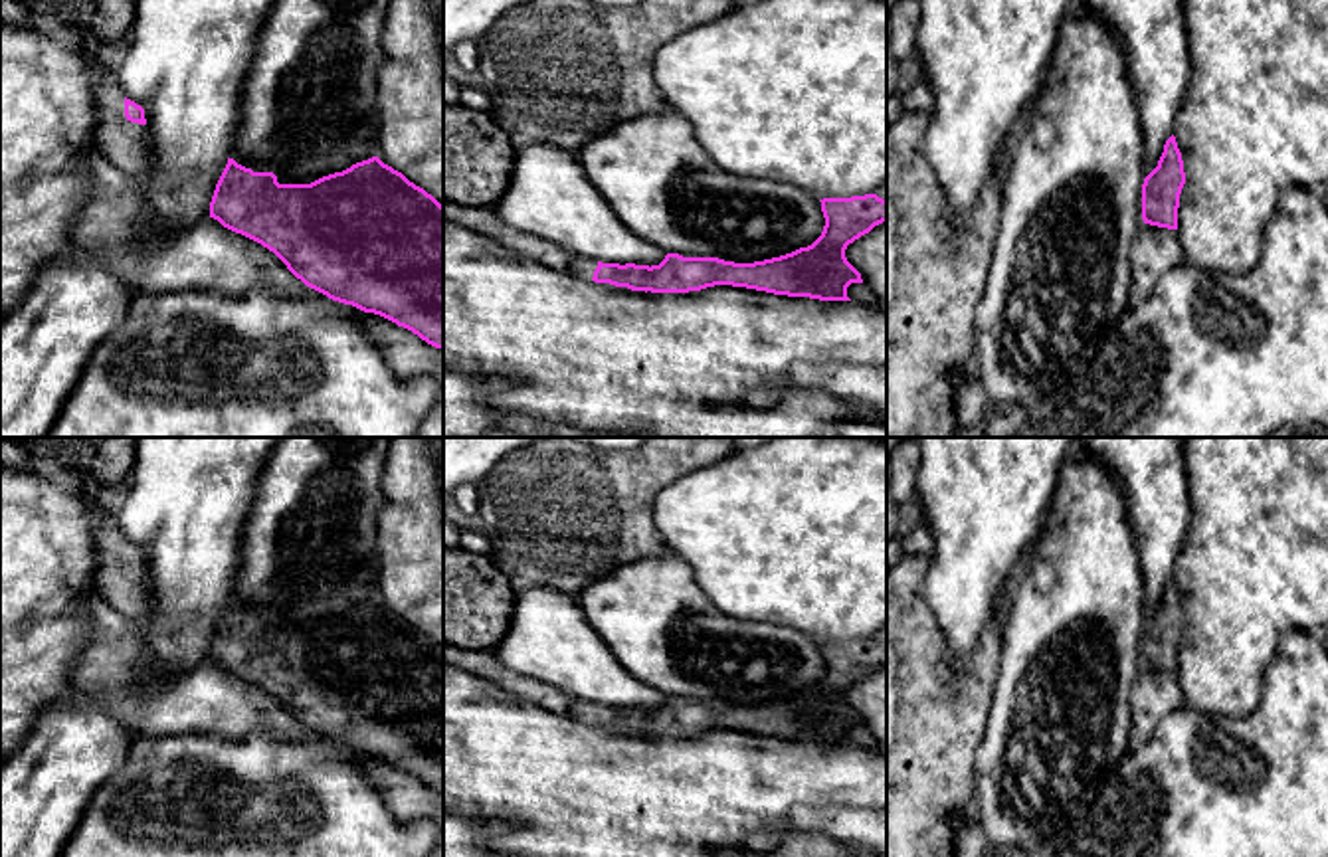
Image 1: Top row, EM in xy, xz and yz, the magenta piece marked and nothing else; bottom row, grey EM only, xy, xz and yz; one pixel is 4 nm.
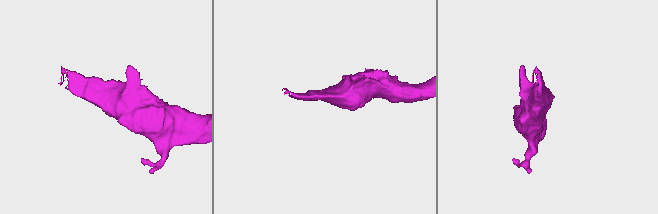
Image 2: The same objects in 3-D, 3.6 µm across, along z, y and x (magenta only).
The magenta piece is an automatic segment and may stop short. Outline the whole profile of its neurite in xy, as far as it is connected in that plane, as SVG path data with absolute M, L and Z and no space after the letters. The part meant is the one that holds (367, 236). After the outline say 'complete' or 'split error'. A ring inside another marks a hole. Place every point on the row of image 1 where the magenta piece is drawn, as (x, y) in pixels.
M378 156L356 162L342 172L323 176L311 184L279 184L273 172L253 172L251 168L237 164L234 158L228 158L210 202L210 218L273 251L307 287L332 301L352 305L364 313L380 315L398 327L412 331L427 344L443 350L443 206L424 188L410 182L402 172L384 164Z | complete

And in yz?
M1172 135L1158 166L1142 184L1142 220L1144 224L1178 230L1180 194L1186 184L1184 160Z | complete

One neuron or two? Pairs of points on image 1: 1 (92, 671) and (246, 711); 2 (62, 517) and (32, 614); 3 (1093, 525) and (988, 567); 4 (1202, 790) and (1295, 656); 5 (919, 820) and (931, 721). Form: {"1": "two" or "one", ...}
{"1": "one", "2": "one", "3": "two", "4": "one", "5": "one"}

